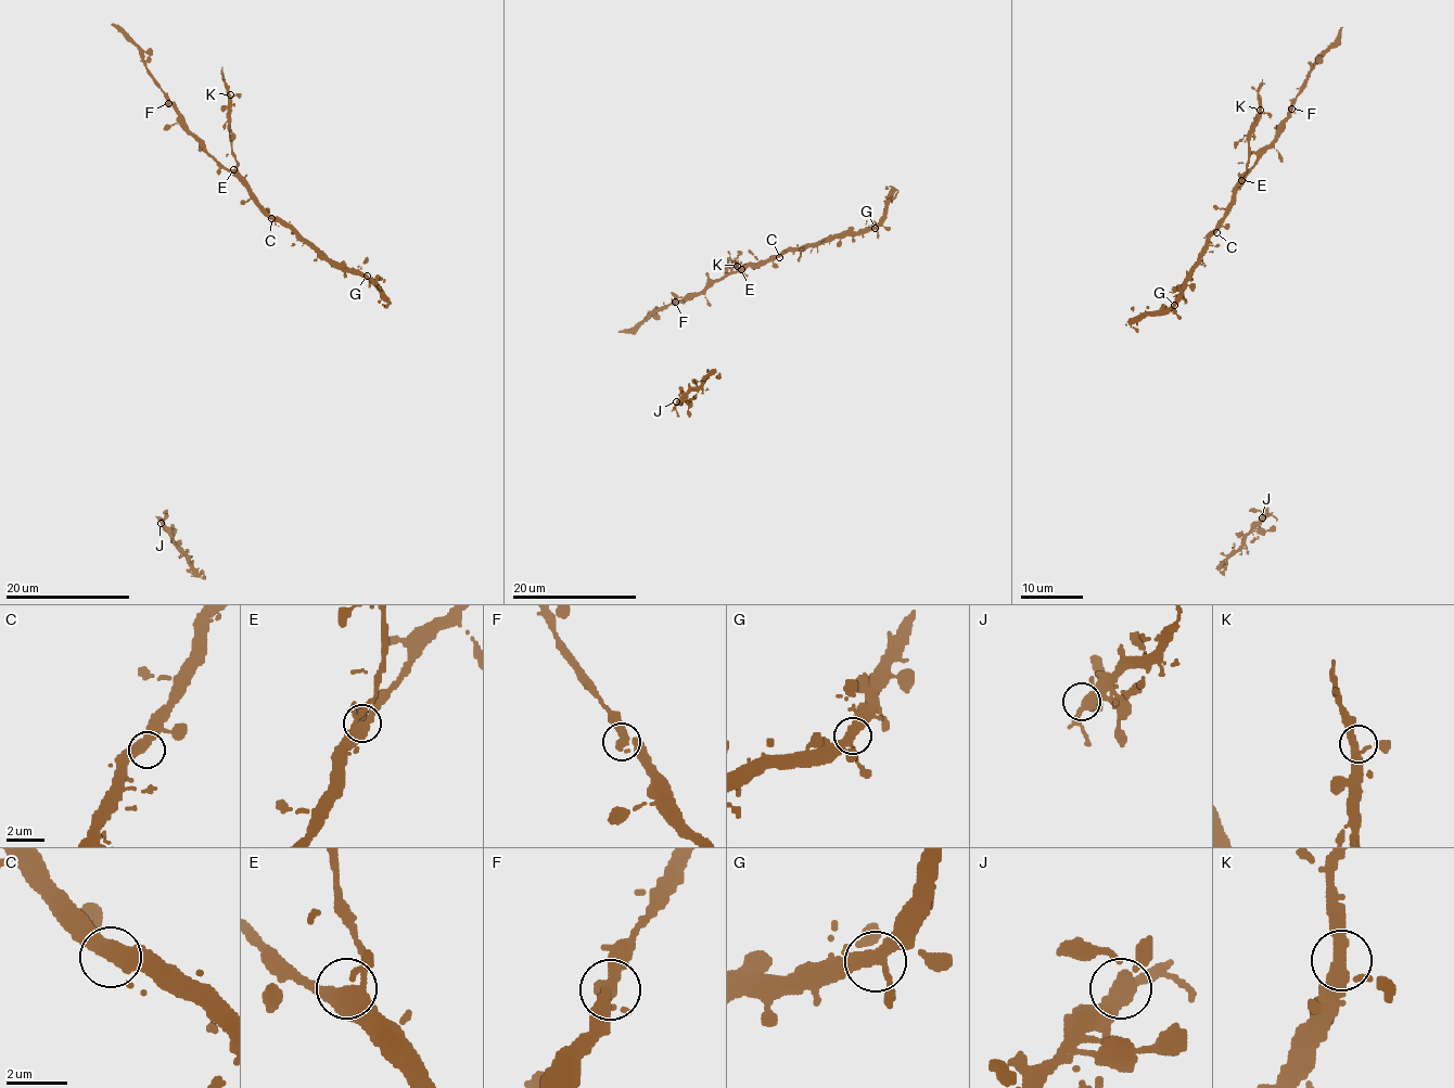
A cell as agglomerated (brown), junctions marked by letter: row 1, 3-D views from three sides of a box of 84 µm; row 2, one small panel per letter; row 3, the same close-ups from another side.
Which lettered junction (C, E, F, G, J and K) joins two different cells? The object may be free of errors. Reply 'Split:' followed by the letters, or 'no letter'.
Split: no letter

